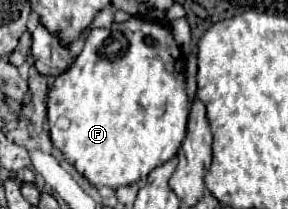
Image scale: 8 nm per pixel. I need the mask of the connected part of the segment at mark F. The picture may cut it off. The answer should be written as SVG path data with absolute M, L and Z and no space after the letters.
M129 18L127 22L115 22L109 28L91 28L79 58L67 72L55 78L55 86L49 90L47 98L51 140L67 162L71 162L95 188L109 186L117 190L119 186L139 182L155 166L177 154L185 138L189 116L181 60L181 48L175 44L167 26L143 18Z

